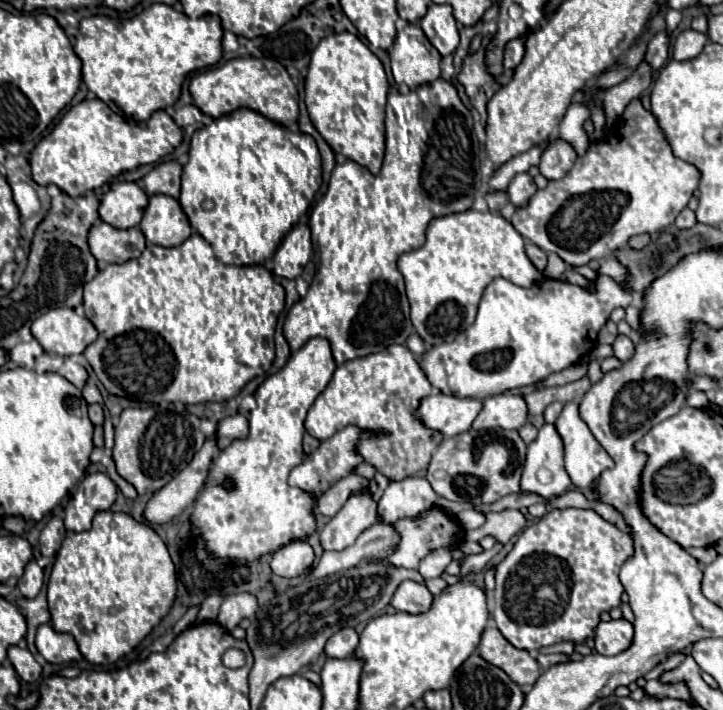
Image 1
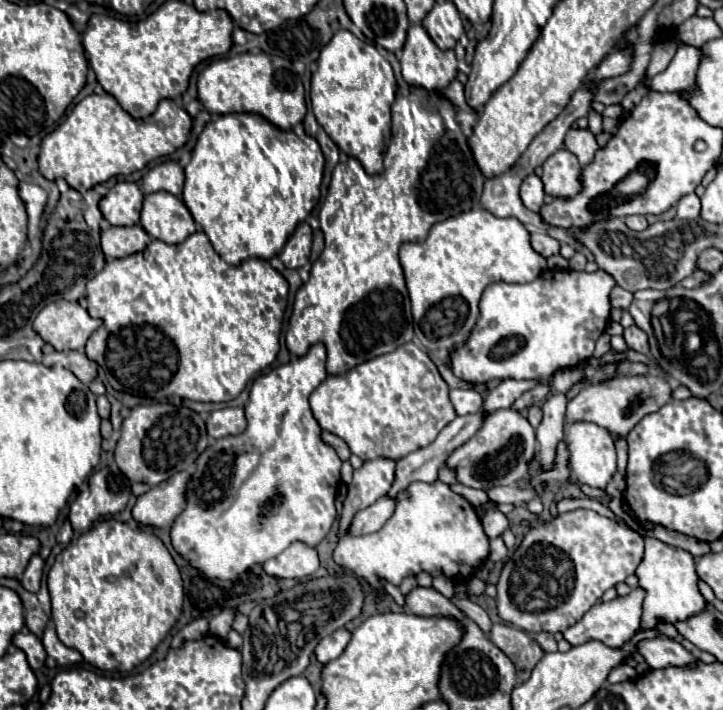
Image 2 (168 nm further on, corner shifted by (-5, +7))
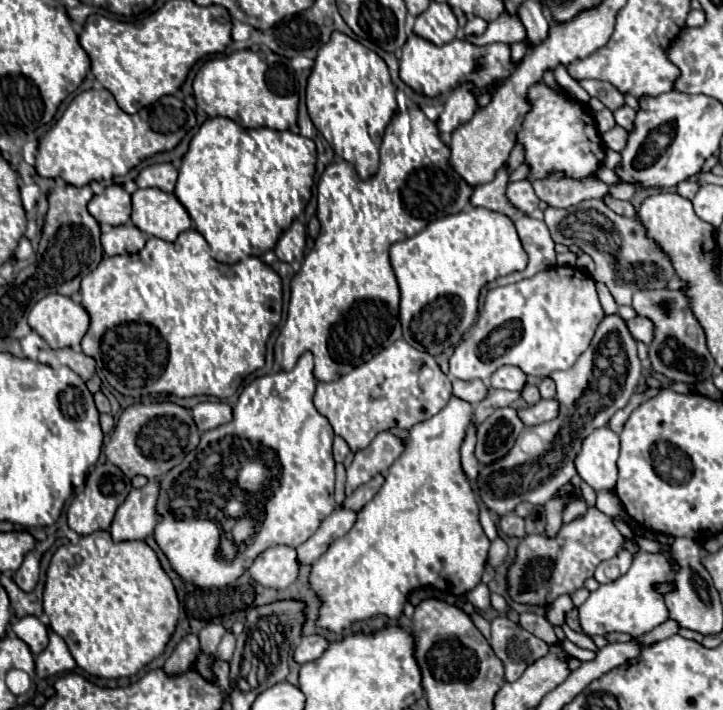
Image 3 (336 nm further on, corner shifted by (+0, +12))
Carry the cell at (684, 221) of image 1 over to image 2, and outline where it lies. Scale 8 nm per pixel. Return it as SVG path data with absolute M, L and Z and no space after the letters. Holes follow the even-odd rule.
M695 193L685 195L677 205L677 215L681 219L697 219L699 213L701 213L701 201L699 201L699 197Z

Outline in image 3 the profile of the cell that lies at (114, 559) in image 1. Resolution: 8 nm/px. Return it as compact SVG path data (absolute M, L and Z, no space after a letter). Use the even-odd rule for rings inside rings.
M100 530L80 536L78 544L60 546L54 552L46 572L44 612L50 620L50 630L66 642L78 668L96 678L116 680L136 676L148 662L164 654L180 617L180 602L168 574L146 542L112 542L110 532Z

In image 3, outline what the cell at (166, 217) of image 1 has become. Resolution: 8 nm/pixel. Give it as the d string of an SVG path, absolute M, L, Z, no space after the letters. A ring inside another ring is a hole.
M158 188L132 194L132 222L142 232L166 242L174 242L180 232L192 228L192 220L178 198Z

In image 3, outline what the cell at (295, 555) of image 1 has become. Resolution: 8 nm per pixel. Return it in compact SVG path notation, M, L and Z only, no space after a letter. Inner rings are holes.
M272 546L254 560L248 572L264 588L286 588L298 576L296 550L290 546Z

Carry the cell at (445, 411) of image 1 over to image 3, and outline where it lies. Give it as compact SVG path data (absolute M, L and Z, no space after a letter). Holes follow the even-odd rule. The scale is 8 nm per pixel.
M454 380L454 396L470 402L470 404L478 404L486 394L488 394L488 386L482 380Z

